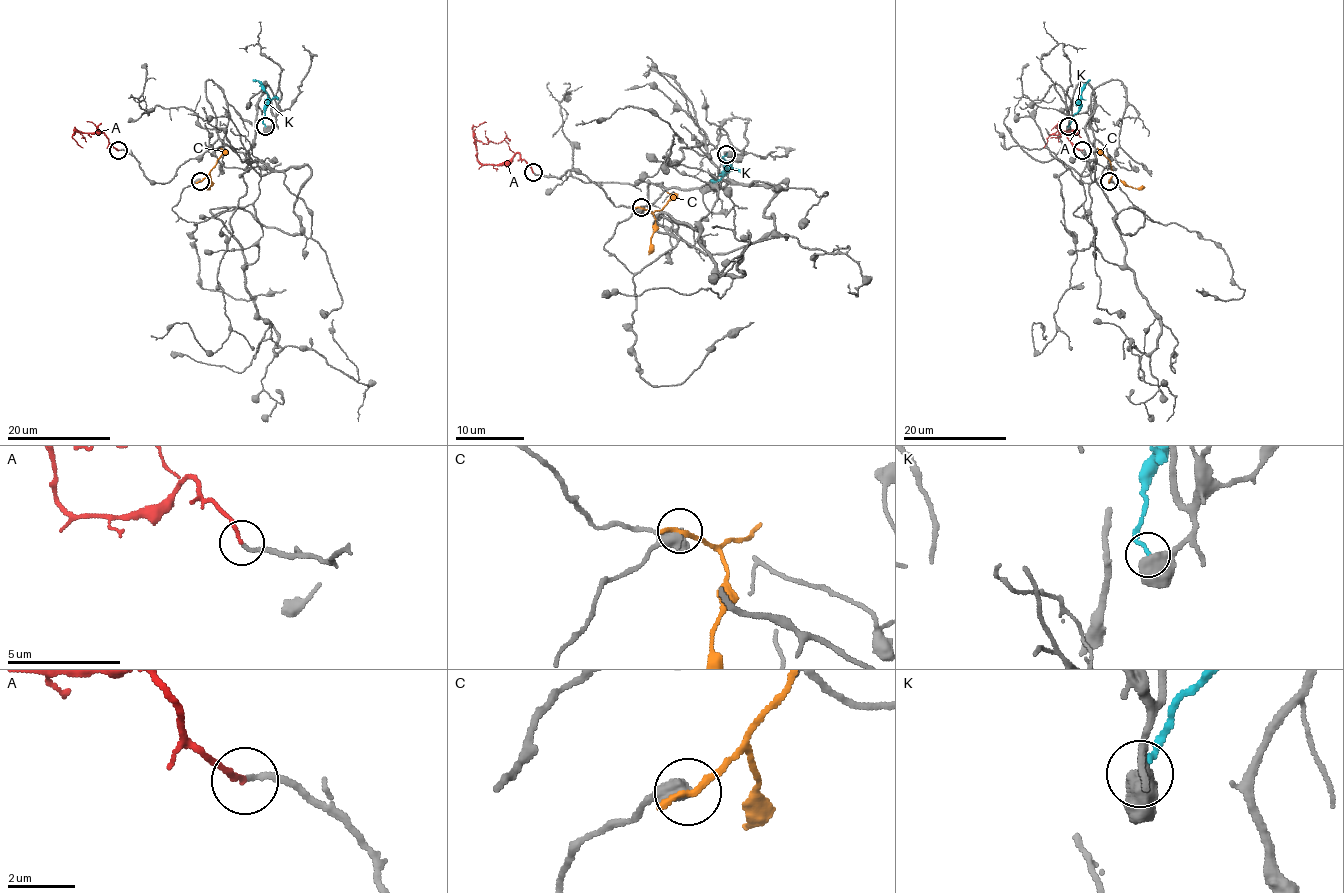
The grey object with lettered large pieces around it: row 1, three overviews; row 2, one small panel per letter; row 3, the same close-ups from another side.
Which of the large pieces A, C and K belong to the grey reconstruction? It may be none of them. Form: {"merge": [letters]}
{"merge": ["A"]}

